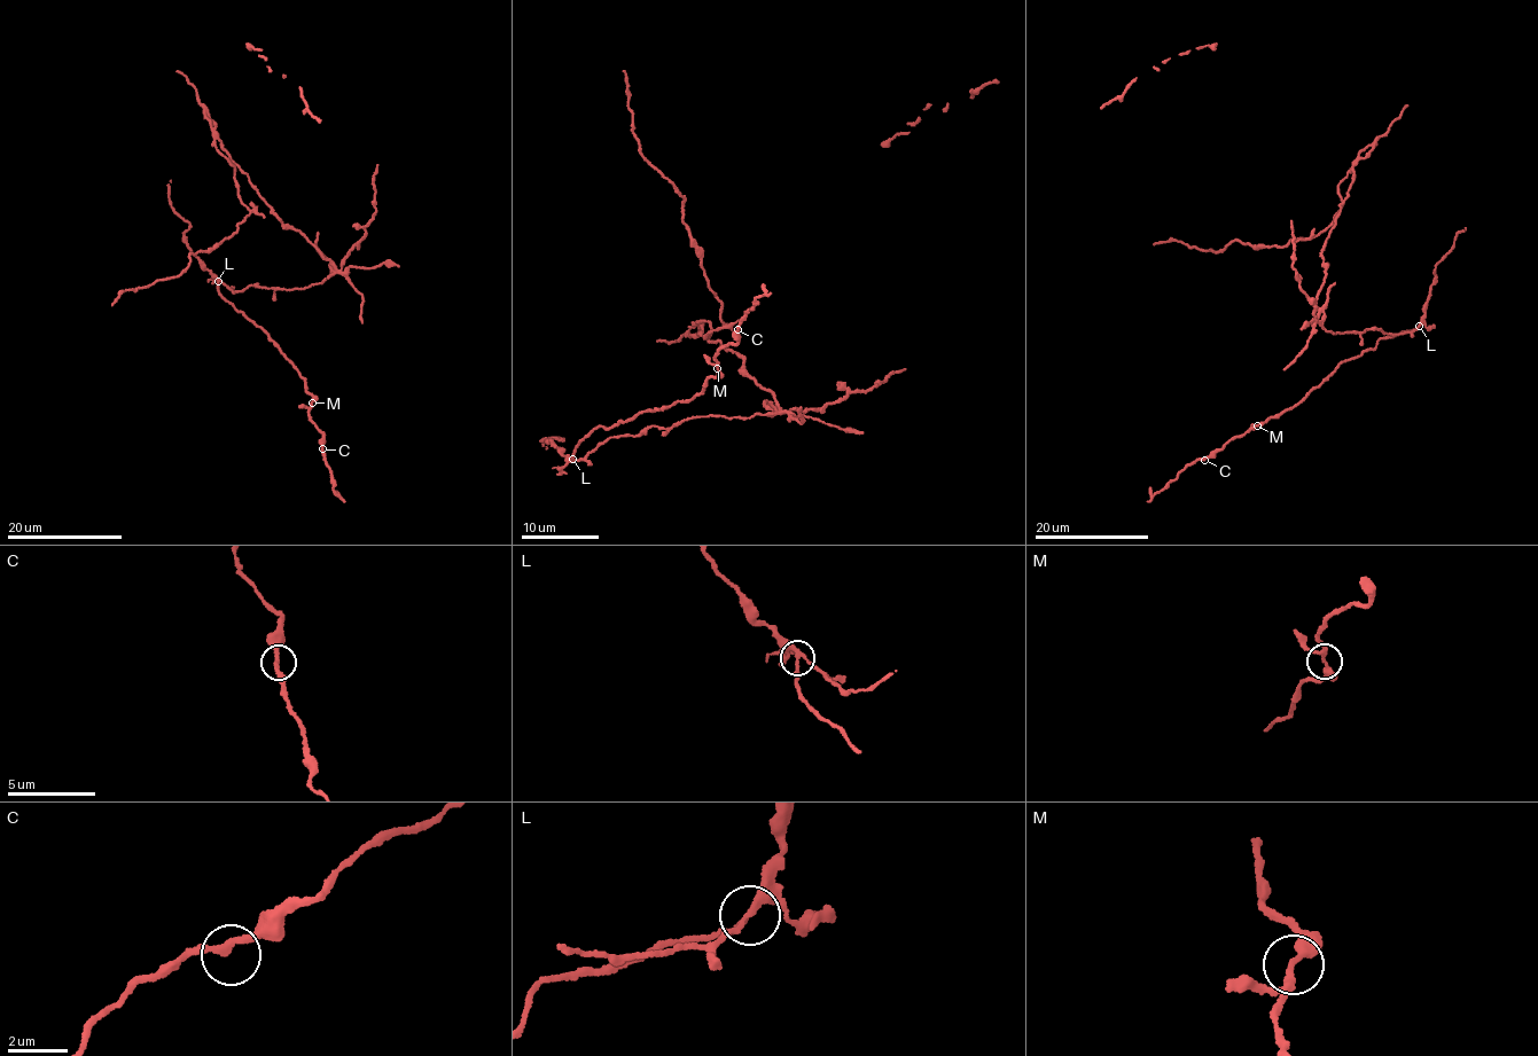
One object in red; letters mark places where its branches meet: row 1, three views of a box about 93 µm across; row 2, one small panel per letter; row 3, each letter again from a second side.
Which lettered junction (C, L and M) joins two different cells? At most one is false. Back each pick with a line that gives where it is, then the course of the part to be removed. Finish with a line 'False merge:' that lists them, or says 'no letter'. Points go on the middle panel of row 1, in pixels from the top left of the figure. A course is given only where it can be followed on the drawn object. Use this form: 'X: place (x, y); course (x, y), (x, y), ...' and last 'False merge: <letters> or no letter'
L: place (572, 459); course (572, 460), (775, 401), (695, 323), (718, 329), (723, 302), (685, 198), (641, 154), (623, 70)
False merge: L

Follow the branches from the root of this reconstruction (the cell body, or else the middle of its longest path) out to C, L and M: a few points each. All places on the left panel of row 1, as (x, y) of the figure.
C: (330, 273), (302, 288), (254, 284), (234, 292), (220, 281), (217, 288), (298, 372), (322, 448)
L: (330, 273), (320, 283), (288, 289), (254, 284), (233, 291), (218, 280)
M: (330, 273), (302, 288), (254, 284), (234, 292), (220, 281), (217, 288), (279, 345), (303, 377), (312, 403)

